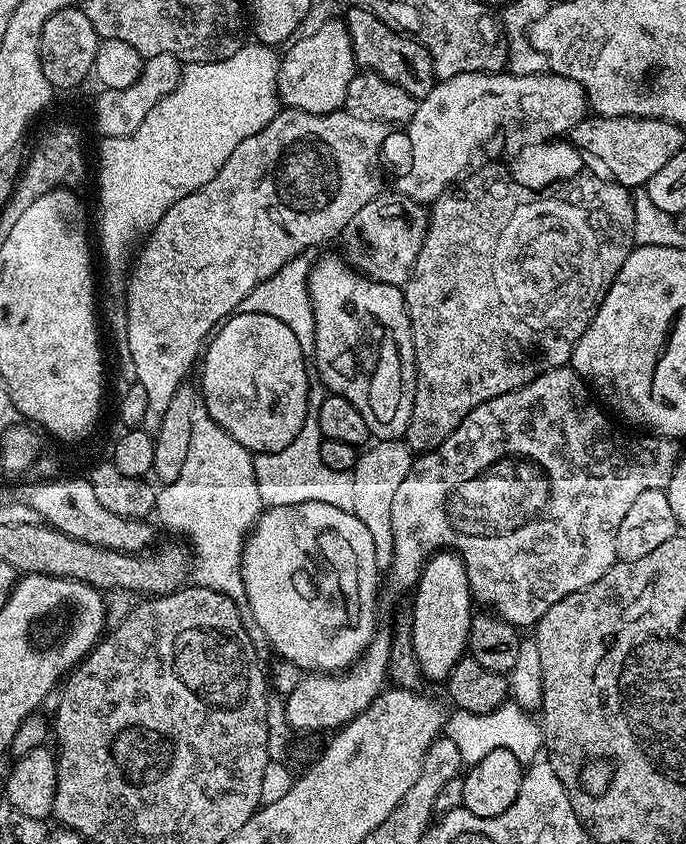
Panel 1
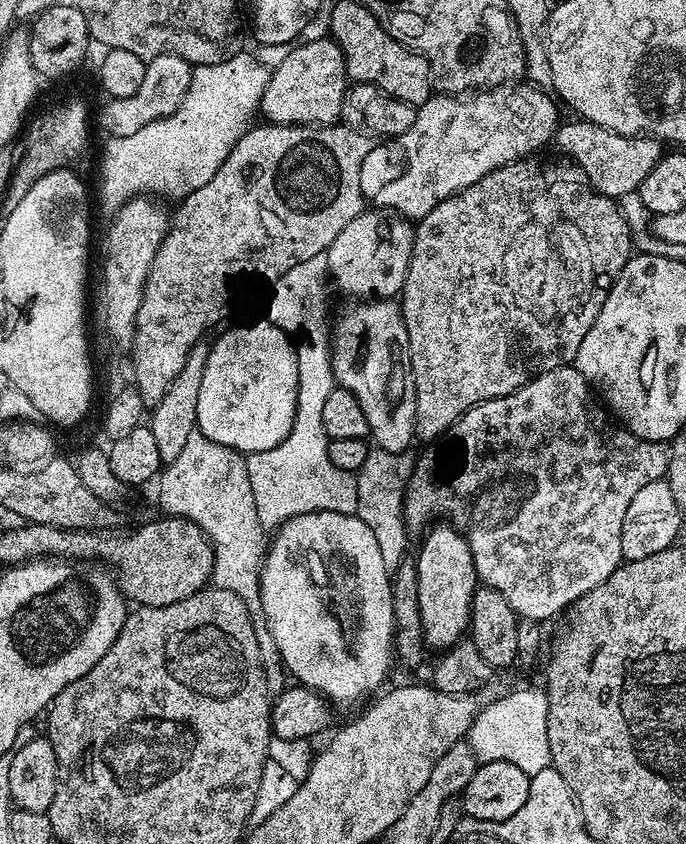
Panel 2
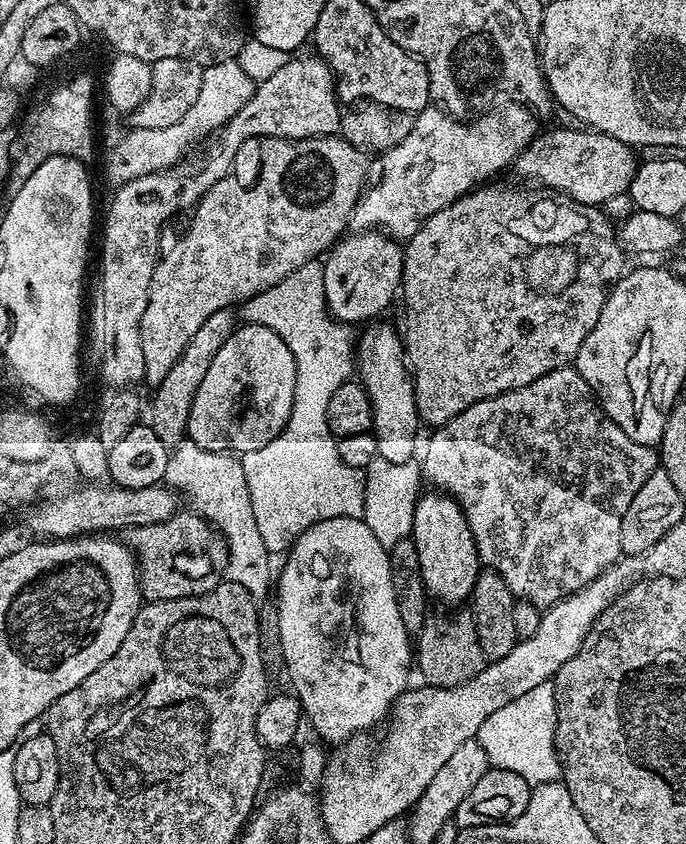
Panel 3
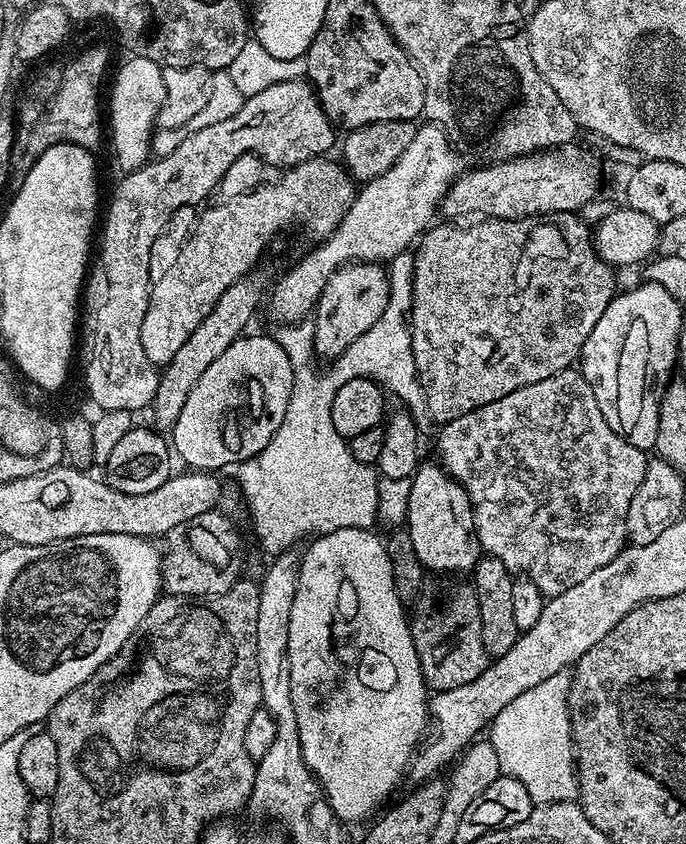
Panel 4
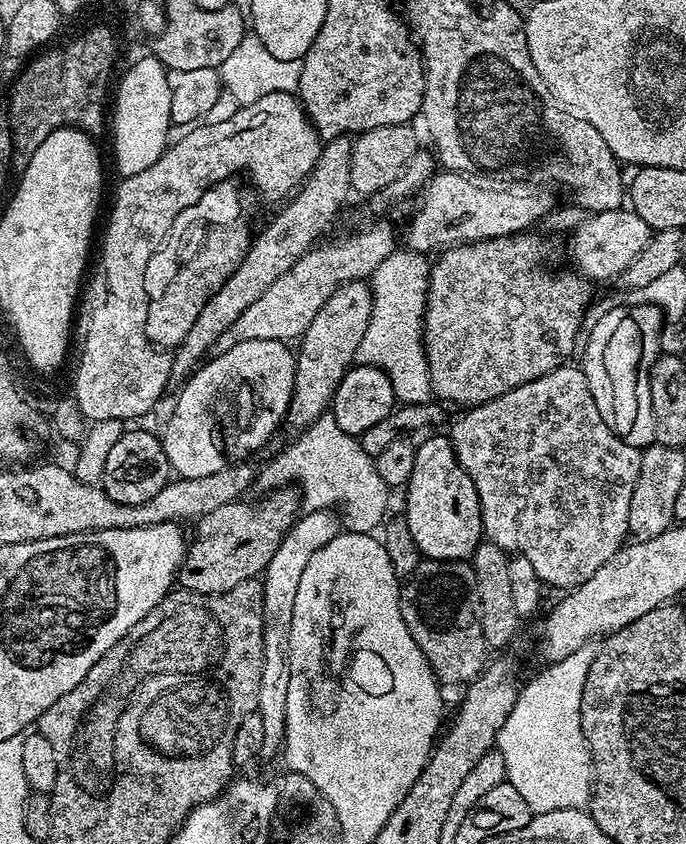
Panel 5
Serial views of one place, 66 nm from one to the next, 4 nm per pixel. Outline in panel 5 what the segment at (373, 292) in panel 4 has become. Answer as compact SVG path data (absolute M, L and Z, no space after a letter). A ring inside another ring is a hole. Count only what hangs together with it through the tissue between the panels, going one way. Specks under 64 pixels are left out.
M352 280L336 288L322 310L314 314L314 322L304 331L295 349L296 377L294 392L288 407L287 423L307 425L329 411L338 382L353 367L355 351L370 323L372 290L365 281Z

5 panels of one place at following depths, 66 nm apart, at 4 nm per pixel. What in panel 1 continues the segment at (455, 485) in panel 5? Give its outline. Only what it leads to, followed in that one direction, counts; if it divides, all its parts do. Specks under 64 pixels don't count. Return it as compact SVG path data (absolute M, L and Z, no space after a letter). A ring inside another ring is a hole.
M441 550L430 557L415 586L415 596L410 615L418 666L422 666L422 674L429 681L447 681L456 663L465 659L468 652L468 631L474 615L472 588L468 585L466 566L460 555L451 550Z

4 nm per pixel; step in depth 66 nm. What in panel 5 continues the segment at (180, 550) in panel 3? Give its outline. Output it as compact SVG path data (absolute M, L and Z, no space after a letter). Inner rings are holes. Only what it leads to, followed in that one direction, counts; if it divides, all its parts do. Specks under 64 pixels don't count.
M292 486L269 491L257 504L244 503L227 504L195 521L196 537L191 537L178 573L183 591L220 596L238 582L257 579L302 512L302 497Z

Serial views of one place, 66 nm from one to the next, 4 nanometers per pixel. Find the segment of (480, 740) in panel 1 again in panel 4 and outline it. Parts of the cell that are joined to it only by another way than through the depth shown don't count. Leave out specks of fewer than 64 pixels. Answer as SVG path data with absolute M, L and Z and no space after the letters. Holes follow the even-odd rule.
M562 671L546 678L546 682L538 682L538 686L530 686L530 690L518 694L518 698L514 698L514 702L510 702L510 706L506 706L500 711L490 725L490 739L498 754L501 773L518 778L518 782L522 782L522 786L526 786L530 798L537 805L557 804L559 800L575 801L578 796L576 757L572 742L572 719L568 709L569 683L569 673Z

